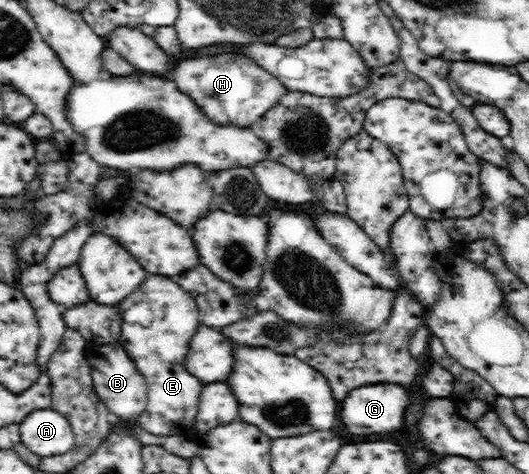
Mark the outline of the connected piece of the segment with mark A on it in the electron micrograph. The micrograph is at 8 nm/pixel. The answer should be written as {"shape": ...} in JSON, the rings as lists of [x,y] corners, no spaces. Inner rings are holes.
{"shape":[[[32,411],[19,423],[21,443],[42,458],[71,452],[76,447],[76,435],[68,419],[58,411]]]}

